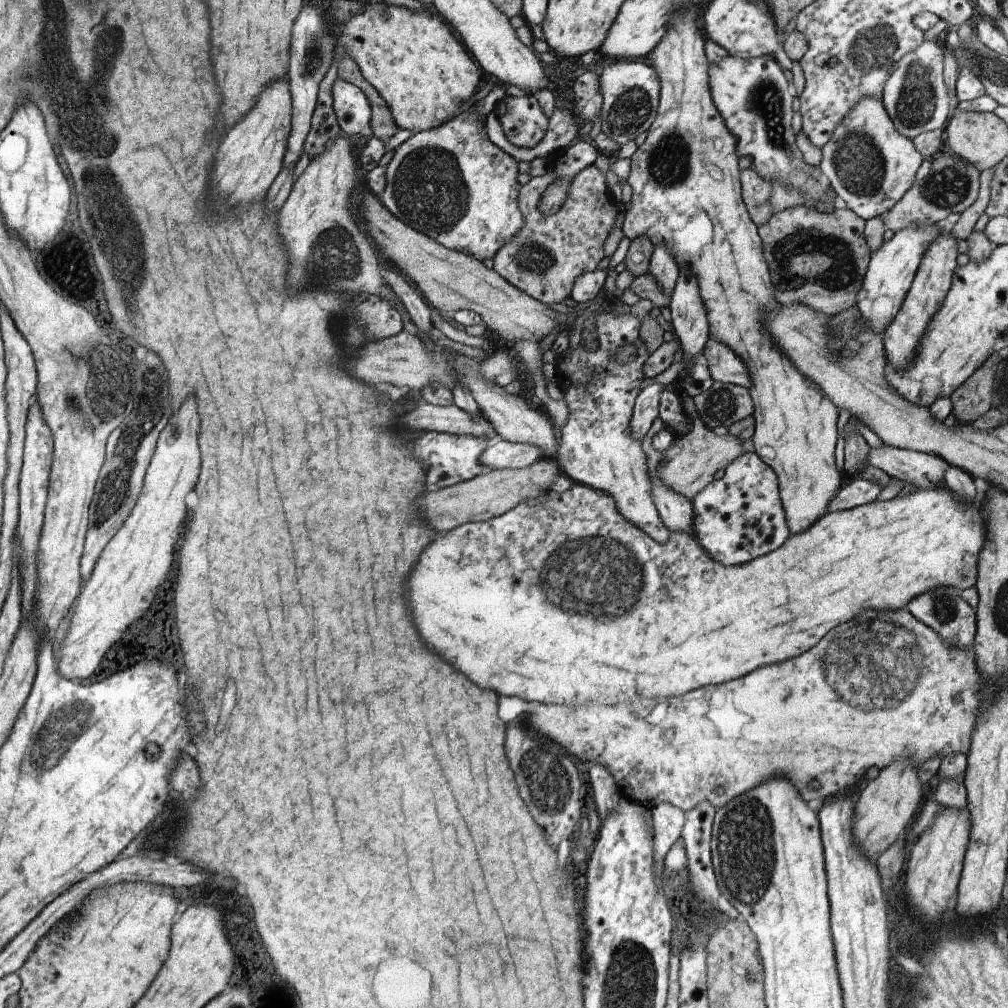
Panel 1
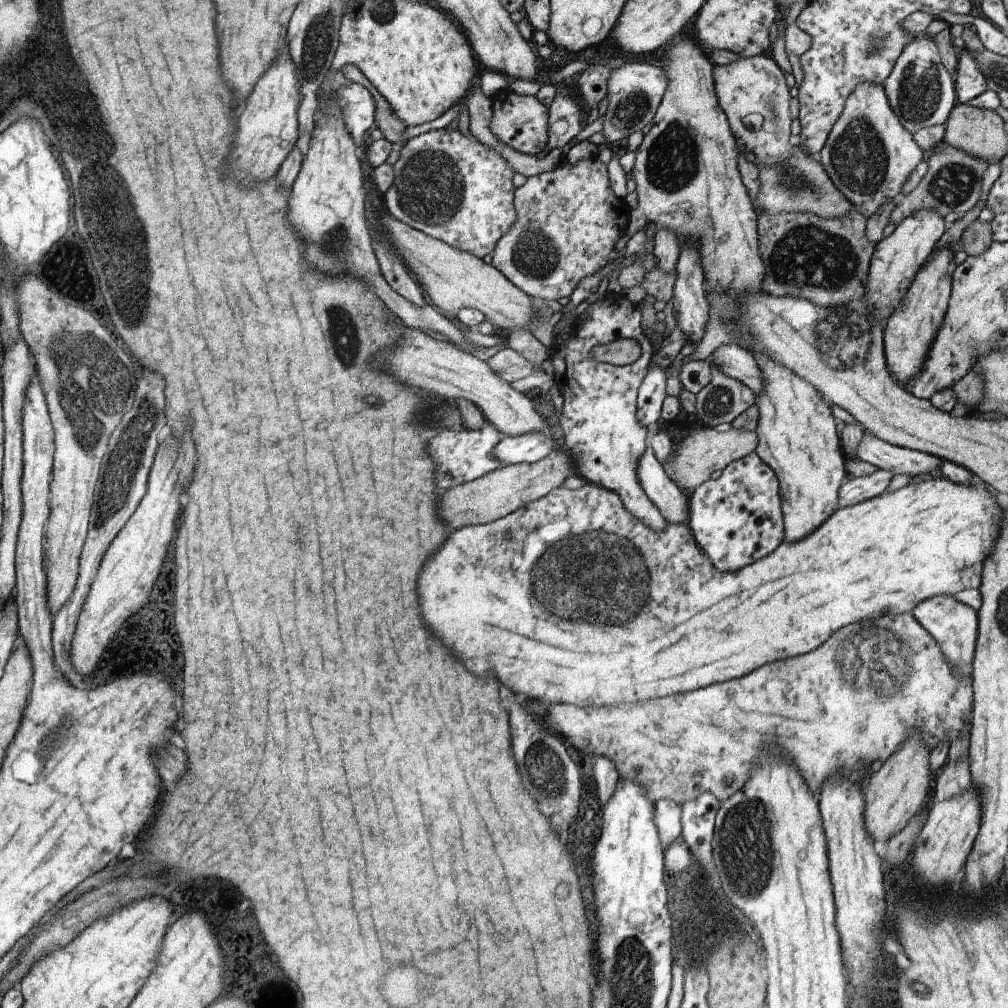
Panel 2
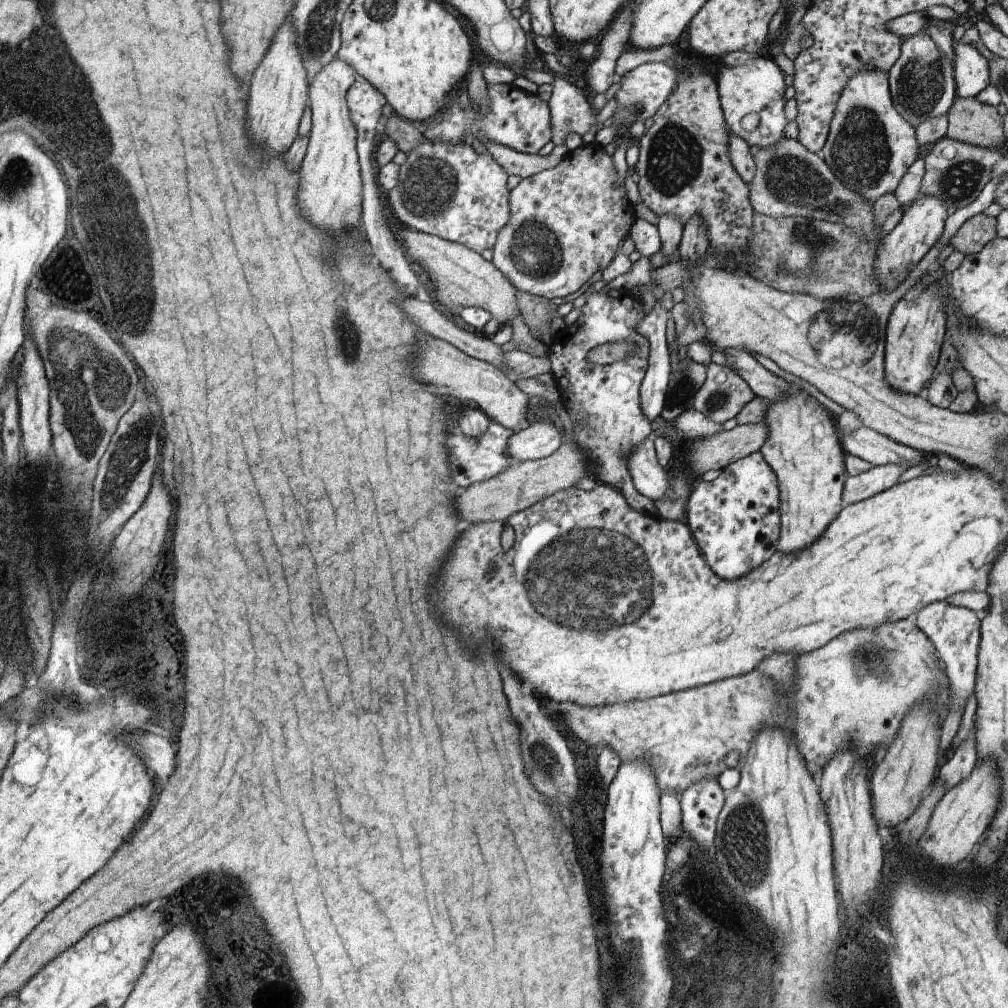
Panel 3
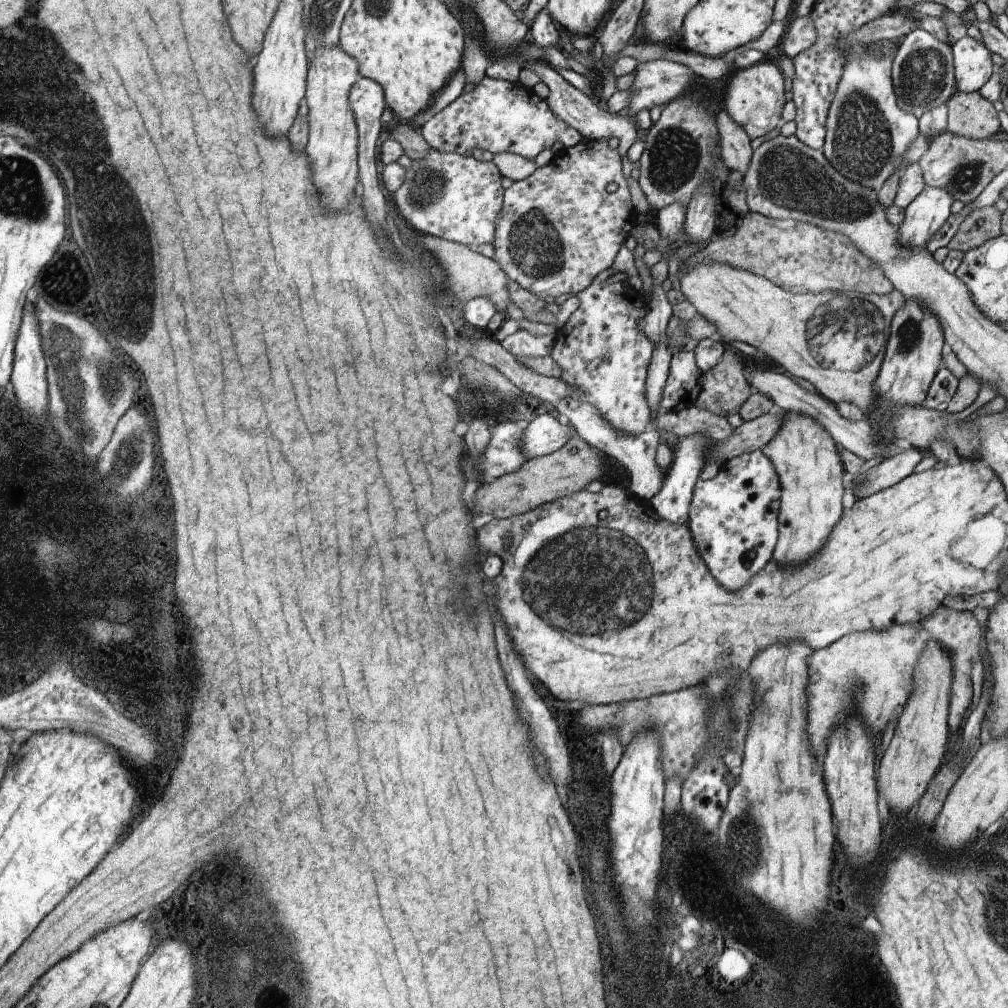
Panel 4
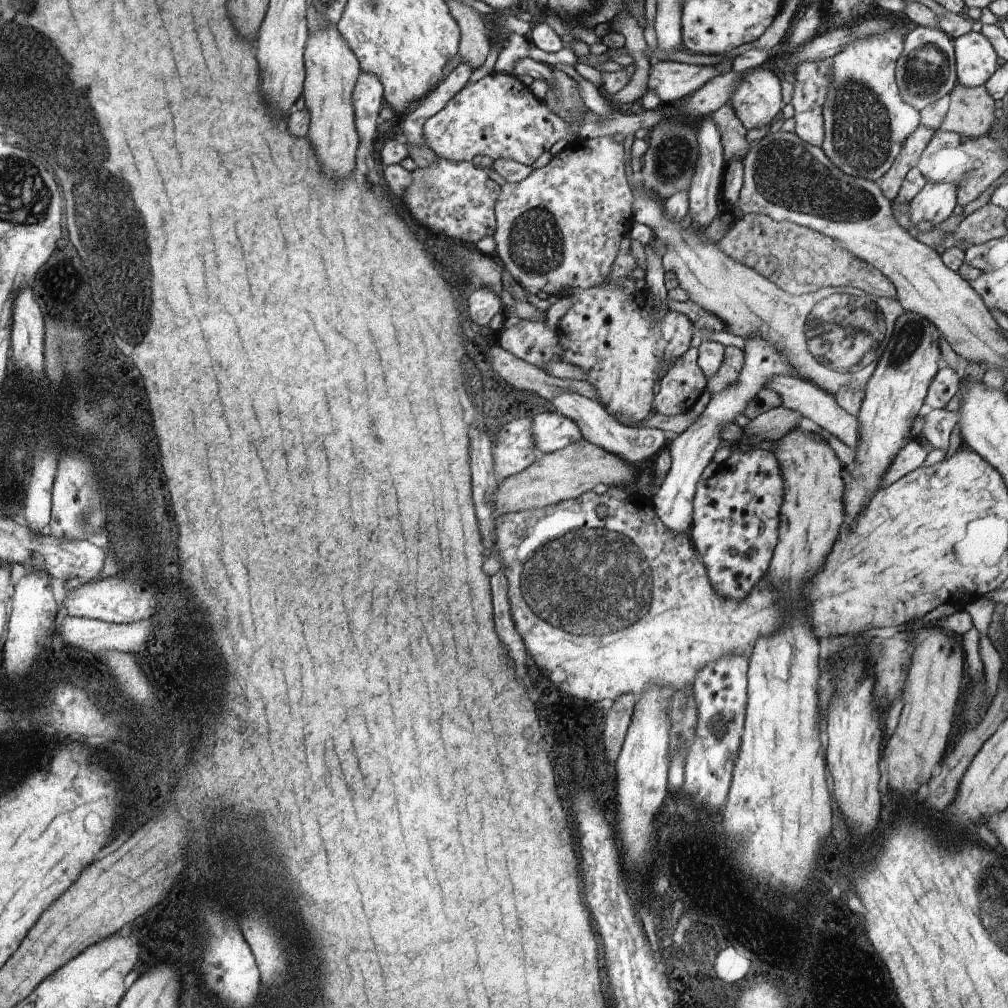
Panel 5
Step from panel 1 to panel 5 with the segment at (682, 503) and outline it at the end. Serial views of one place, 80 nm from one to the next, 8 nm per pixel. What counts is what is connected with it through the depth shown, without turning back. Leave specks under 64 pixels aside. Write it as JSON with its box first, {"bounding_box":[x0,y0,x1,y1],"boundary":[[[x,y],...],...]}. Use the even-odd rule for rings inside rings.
{"bounding_box":[552,390,676,503],"boundary":[[[566,390],[566,392],[558,394],[556,398],[552,398],[552,404],[566,418],[572,418],[580,426],[582,437],[587,442],[592,442],[592,444],[596,444],[596,446],[600,446],[608,452],[614,452],[626,463],[641,469],[641,472],[637,474],[636,489],[637,493],[643,495],[648,503],[653,459],[668,445],[668,437],[672,440],[676,434],[653,427],[624,426],[620,420],[615,420],[614,416],[608,414],[606,408],[599,405],[599,402],[590,400],[590,398],[584,397],[575,391]]]}

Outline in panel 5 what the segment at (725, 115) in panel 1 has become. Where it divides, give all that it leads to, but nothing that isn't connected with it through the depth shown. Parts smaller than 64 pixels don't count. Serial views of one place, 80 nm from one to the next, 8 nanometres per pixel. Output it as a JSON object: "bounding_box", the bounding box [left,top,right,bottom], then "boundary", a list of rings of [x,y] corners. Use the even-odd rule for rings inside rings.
{"bounding_box":[730,67,781,131],"boundary":[[[769,67],[747,72],[730,100],[734,113],[746,131],[766,128],[781,114],[781,83]]]}

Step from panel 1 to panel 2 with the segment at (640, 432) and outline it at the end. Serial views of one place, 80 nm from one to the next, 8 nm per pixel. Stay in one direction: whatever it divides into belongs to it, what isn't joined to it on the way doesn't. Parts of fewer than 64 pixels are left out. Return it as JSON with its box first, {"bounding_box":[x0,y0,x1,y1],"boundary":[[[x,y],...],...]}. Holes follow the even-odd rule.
{"bounding_box":[637,345,666,429],"boundary":[[[654,345],[654,358],[650,364],[637,394],[638,422],[646,429],[650,424],[658,422],[661,417],[663,398],[666,394],[666,370],[660,367],[655,360],[658,345]]]}

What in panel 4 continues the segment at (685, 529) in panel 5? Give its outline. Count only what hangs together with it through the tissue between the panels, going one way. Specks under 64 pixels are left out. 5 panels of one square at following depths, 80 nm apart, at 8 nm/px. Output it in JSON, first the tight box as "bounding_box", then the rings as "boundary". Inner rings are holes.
{"bounding_box":[647,432,716,526],"boundary":[[[702,432],[679,438],[674,461],[665,474],[664,484],[662,484],[662,488],[660,488],[656,496],[647,503],[655,510],[659,518],[670,522],[670,524],[678,524],[678,526],[688,524],[694,488],[696,487],[696,482],[699,482],[703,468],[708,463],[708,453],[713,449],[714,443],[716,442],[713,442],[712,438],[704,436]]]}

